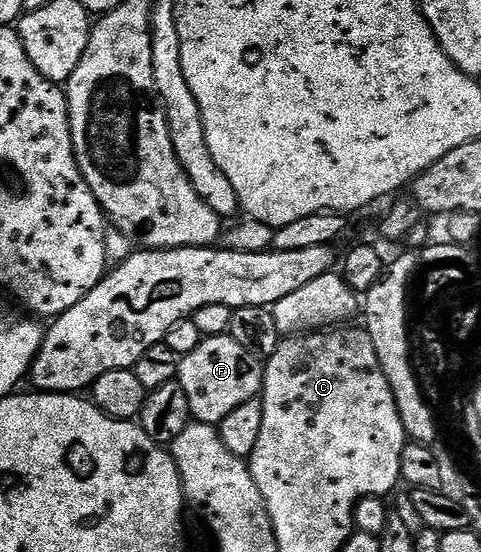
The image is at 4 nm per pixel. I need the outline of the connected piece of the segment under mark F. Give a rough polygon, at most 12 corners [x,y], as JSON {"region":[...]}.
{"region":[[226,334],[180,357],[190,417],[219,426],[265,370]]}

